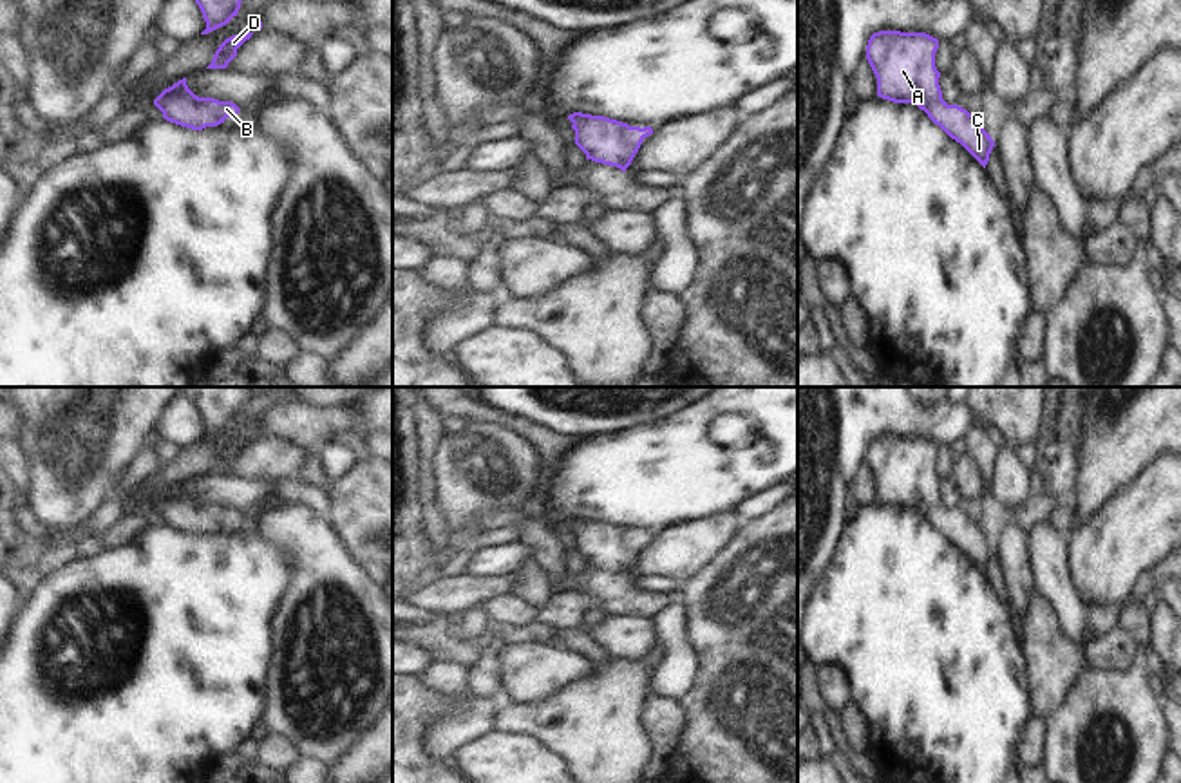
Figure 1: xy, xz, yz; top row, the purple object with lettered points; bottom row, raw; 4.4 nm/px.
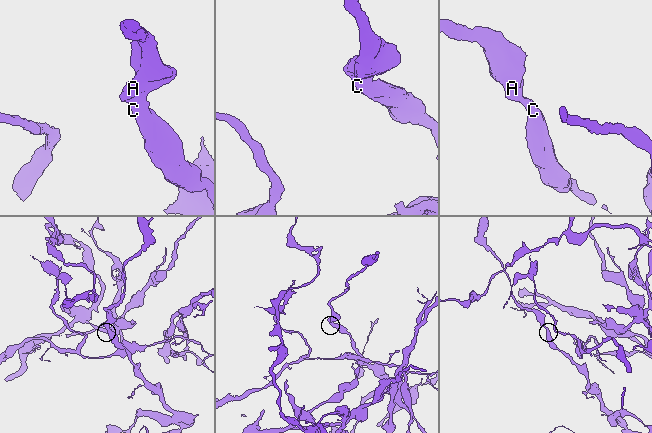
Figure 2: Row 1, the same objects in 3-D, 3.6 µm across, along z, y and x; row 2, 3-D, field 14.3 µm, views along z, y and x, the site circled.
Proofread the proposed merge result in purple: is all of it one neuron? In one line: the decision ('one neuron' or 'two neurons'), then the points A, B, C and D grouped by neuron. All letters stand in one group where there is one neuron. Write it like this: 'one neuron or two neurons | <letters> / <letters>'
one neuron | A B C D

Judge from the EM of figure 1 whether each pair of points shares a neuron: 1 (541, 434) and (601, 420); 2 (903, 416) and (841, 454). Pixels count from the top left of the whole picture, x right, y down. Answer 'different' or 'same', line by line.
1: different
2: same

